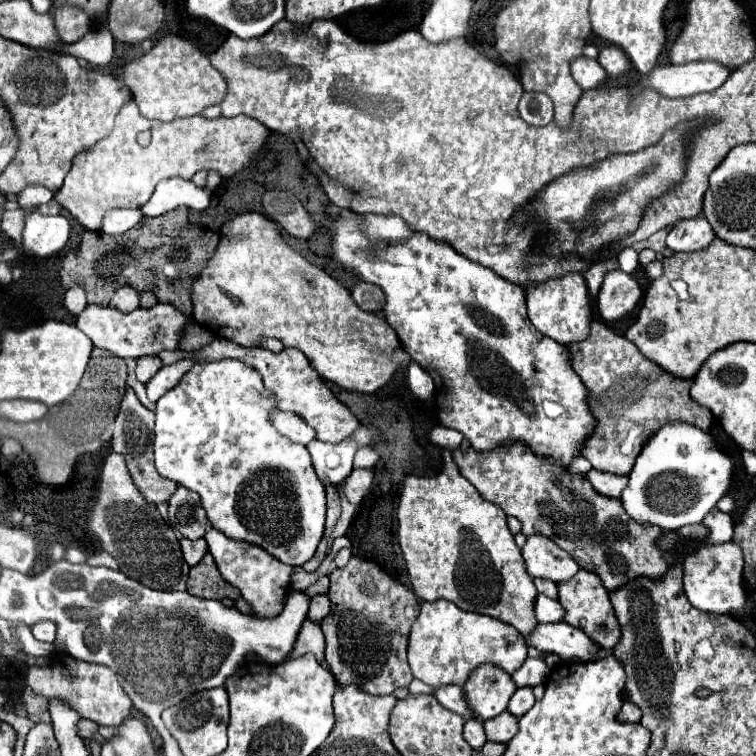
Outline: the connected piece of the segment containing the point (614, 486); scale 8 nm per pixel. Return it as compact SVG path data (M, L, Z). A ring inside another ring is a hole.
M592 469L592 471L588 471L586 473L586 479L592 483L592 487L598 491L598 493L602 493L602 495L606 495L606 497L620 497L620 493L622 493L622 489L626 487L626 483L628 483L628 477L620 477L620 475L610 475L610 473L604 473L604 471L596 471L596 469Z

